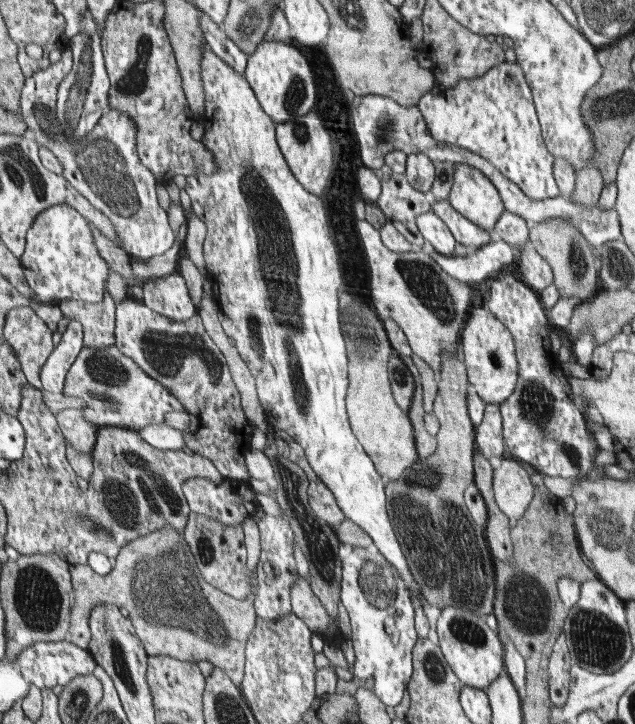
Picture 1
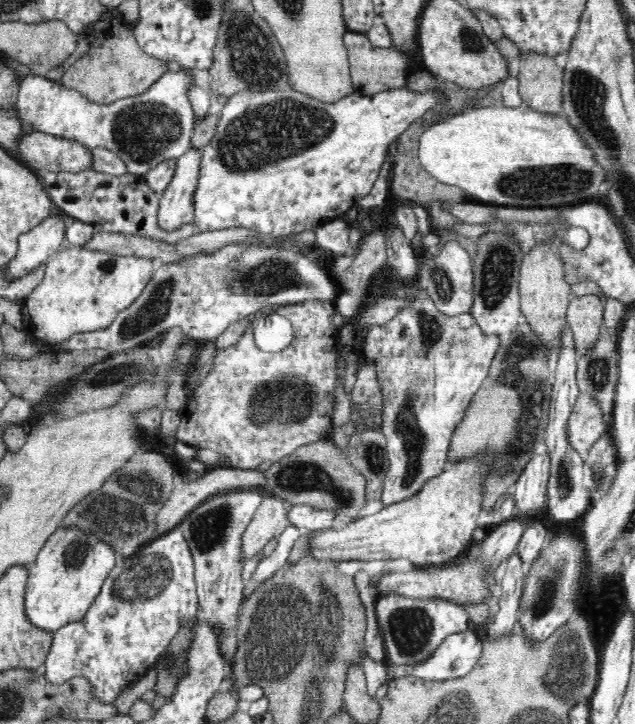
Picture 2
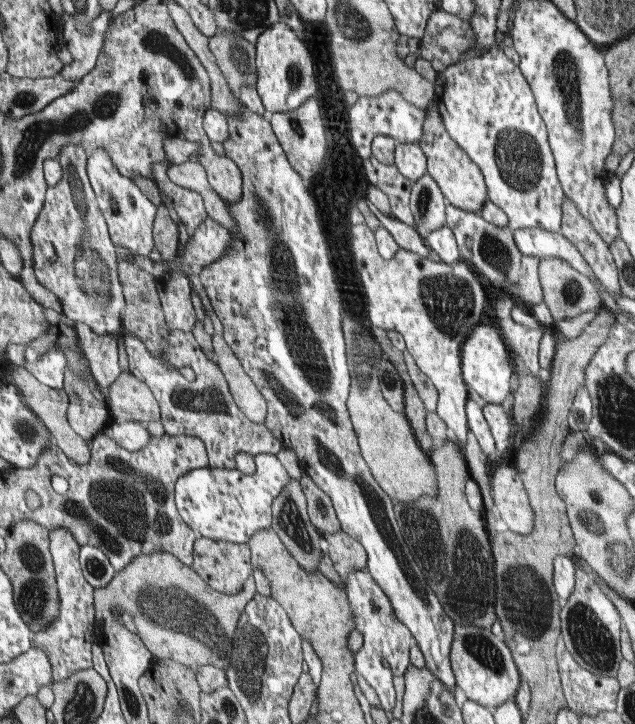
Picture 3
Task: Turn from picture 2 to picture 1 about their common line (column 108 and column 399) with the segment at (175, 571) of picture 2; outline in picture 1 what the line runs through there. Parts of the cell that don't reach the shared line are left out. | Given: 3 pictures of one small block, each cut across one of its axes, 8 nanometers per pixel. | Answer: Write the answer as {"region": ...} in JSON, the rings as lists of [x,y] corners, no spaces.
{"region":[[[353,548],[342,562],[341,602],[350,615],[351,641],[355,650],[354,676],[372,680],[380,701],[394,708],[414,675],[414,608],[399,570],[378,548]]]}

